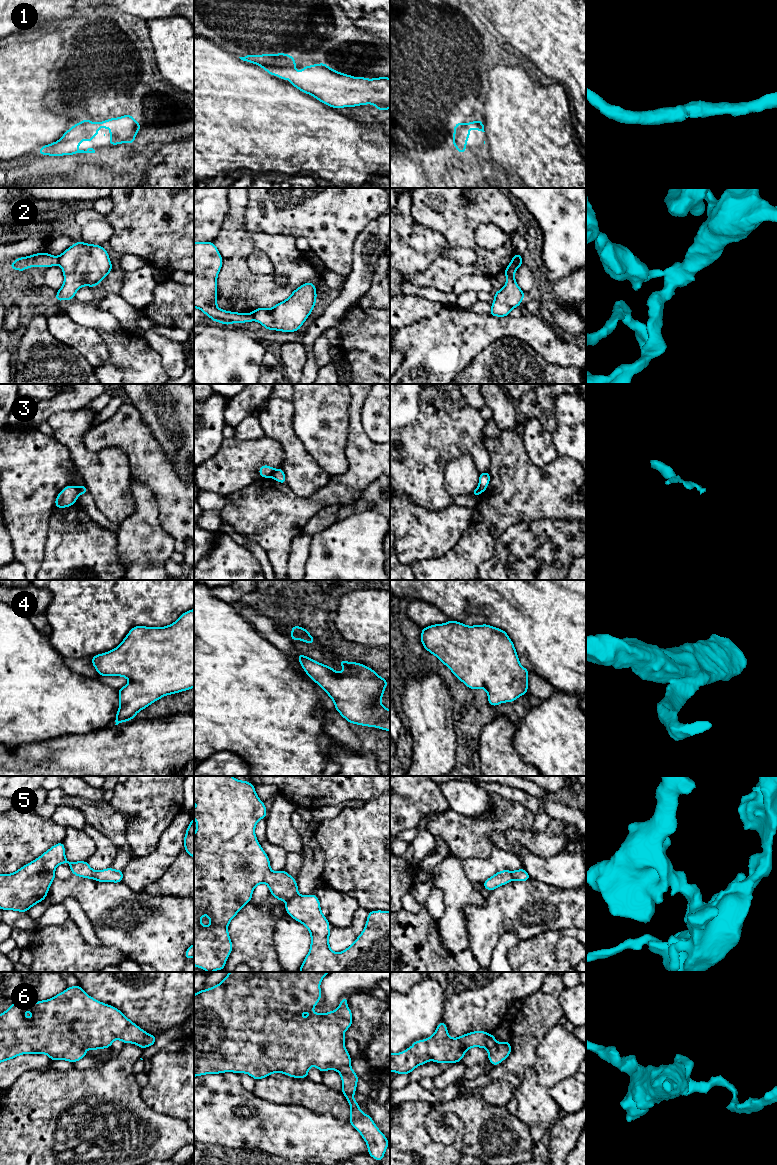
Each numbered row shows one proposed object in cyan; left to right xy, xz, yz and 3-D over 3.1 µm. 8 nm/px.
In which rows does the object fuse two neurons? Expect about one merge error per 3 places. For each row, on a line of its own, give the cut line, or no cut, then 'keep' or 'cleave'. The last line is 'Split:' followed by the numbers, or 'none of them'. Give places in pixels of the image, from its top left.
1: no cut | keep
2: xy (56, 257), (58, 263) | cleave
3: xy (76, 487), (79, 493) | cleave
4: no cut | keep
5: xz (298, 894), (286, 901) | cleave
6: yz (488, 1034), (485, 1040), (485, 1047) | cleave
Split: 2, 3, 5, 6

